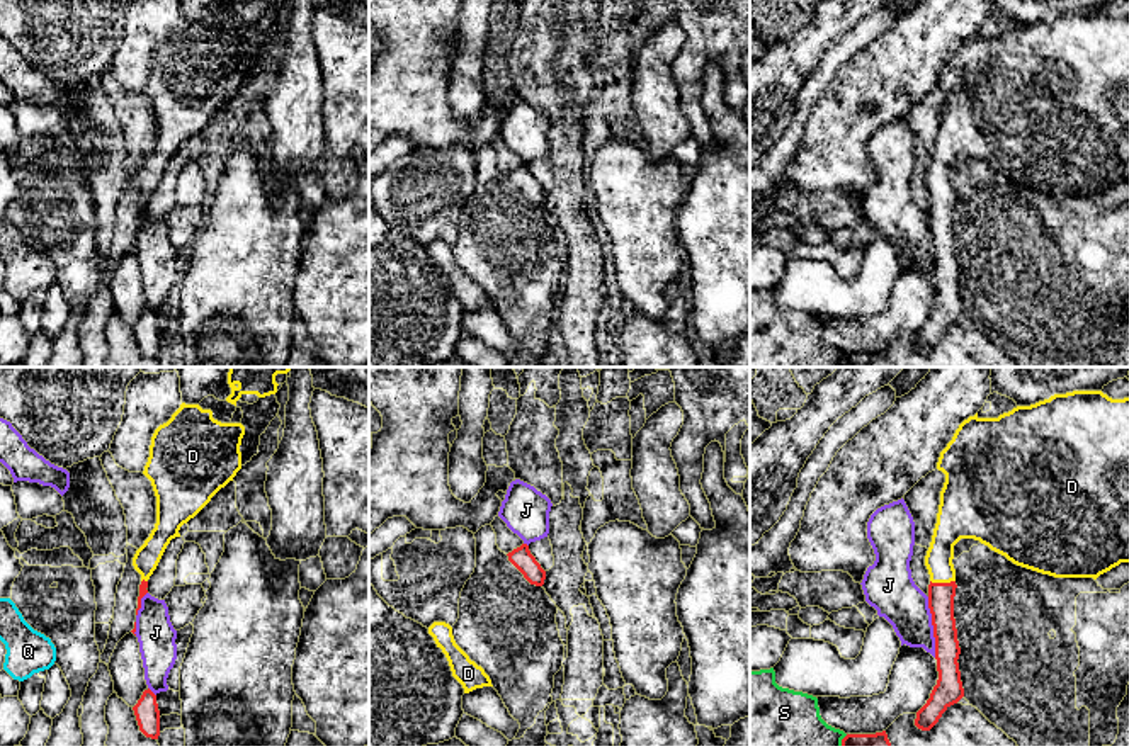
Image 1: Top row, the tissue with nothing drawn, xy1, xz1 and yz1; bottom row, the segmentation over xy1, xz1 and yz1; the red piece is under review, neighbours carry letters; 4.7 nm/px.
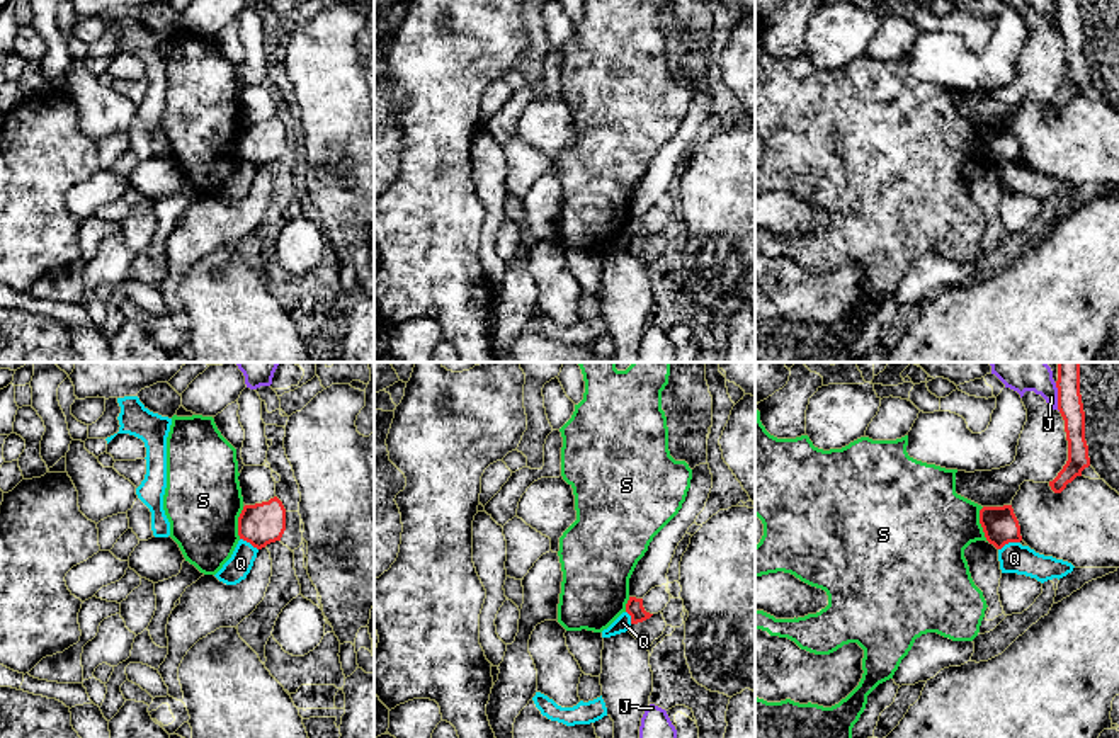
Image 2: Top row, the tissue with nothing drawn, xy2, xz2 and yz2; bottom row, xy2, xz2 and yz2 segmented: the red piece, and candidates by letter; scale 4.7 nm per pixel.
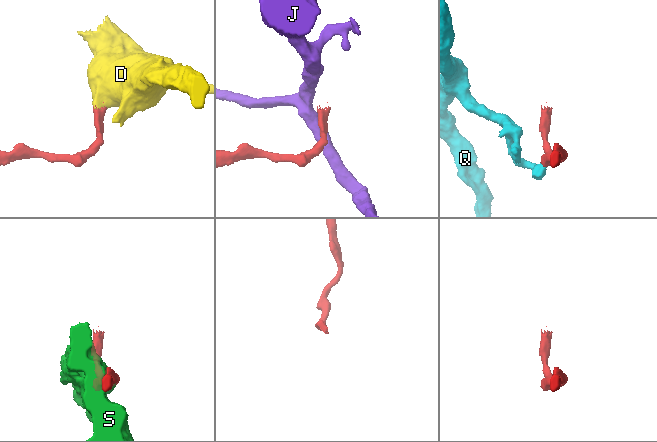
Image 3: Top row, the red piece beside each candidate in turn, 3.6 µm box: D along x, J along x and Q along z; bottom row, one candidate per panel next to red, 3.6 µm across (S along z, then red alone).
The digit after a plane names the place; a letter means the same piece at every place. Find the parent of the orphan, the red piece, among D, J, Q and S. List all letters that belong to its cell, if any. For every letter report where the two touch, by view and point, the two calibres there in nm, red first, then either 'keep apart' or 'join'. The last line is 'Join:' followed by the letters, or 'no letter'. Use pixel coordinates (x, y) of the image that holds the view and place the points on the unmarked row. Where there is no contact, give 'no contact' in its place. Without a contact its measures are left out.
D: meets red in yz1 at (942, 203); 130 nm thick on the red side, 140 nm on the other; join
J: meets red in yz1 at (934, 247); 130 nm thick on the red side, 220 nm on the other; keep apart
Q: meets red in yz2 at (1009, 160); 170 nm thick on the red side, 140 nm on the other; keep apart
S: meets red in yz2 at (980, 141); 170 nm thick on the red side, 420 nm on the other; keep apart
Join: D

